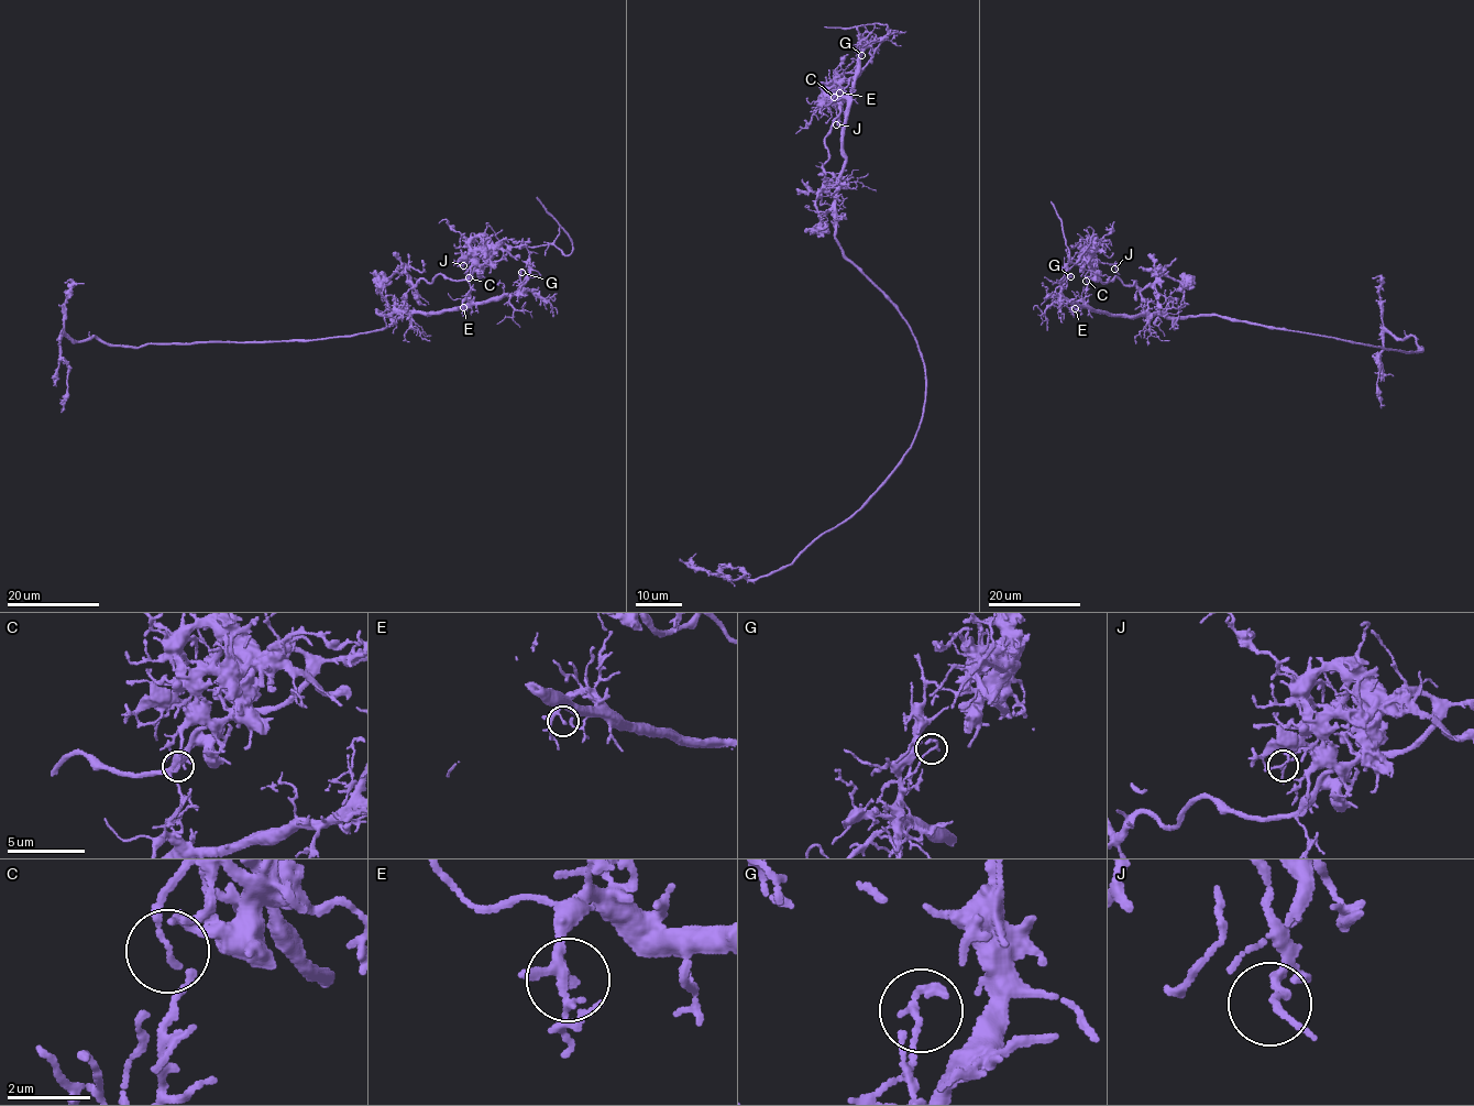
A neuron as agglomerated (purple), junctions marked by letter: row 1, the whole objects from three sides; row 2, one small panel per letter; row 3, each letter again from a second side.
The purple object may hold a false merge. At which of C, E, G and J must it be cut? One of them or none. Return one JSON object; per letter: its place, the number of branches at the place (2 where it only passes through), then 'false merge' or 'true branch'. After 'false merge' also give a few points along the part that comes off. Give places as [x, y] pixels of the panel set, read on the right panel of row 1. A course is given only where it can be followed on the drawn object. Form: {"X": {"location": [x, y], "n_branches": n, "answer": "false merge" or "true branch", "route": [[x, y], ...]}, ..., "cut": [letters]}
{"C": {"location": [1086, 281], "n_branches": 2, "answer": "false merge", "route": [[1087, 281], [1085, 300], [1111, 315], [1221, 315], [1387, 349], [1422, 350], [1409, 336], [1383, 336], [1382, 407]]}, "E": {"location": [1075, 308], "n_branches": 2, "answer": "true branch"}, "G": {"location": [1070, 276], "n_branches": 2, "answer": "true branch"}, "J": {"location": [1114, 269], "n_branches": 2, "answer": "true branch"}, "cut": ["C"]}

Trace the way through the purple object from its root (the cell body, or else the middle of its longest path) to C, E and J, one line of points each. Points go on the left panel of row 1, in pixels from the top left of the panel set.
C: (396, 322), (376, 310), (392, 315), (441, 314), (460, 307), (469, 299), (470, 278)
E: (396, 322), (376, 310), (392, 315), (441, 314), (468, 303), (465, 299), (463, 307)
J: (396, 322), (376, 310), (392, 315), (441, 314), (466, 303), (470, 260), (472, 259), (463, 265)

